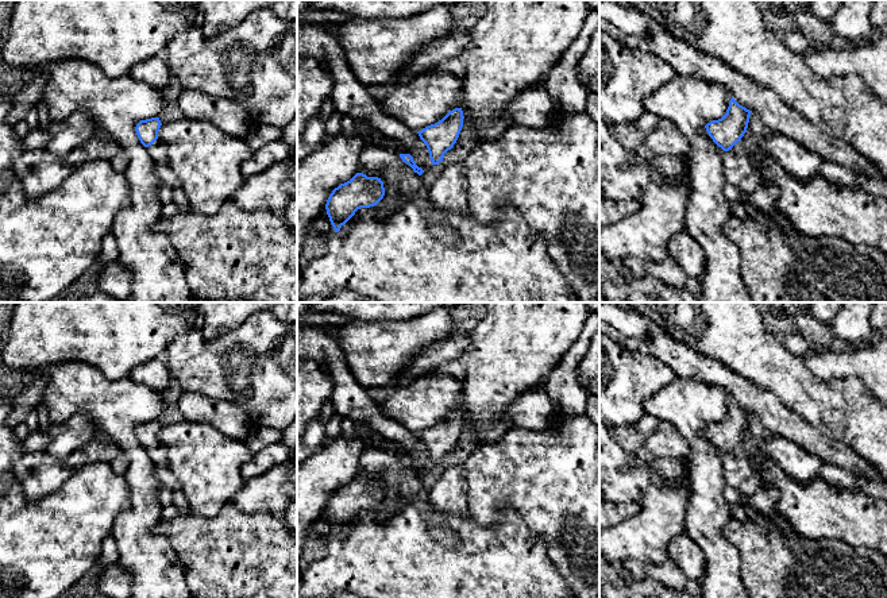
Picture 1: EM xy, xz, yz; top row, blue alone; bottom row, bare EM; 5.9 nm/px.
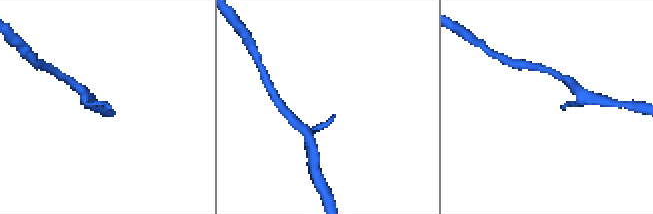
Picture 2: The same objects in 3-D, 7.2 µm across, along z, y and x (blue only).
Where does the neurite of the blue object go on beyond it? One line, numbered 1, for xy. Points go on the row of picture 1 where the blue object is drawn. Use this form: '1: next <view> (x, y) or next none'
1: next xy (158, 150)

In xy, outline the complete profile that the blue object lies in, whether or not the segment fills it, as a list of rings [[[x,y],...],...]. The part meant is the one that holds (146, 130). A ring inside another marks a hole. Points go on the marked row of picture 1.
[[[151,117],[140,120],[136,124],[135,131],[140,143],[147,148],[154,162],[161,165],[167,165],[167,147],[158,138],[158,131],[161,126],[162,123],[159,117]]]

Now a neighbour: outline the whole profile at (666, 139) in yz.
[[[660,119],[657,126],[647,134],[641,146],[629,153],[629,158],[637,165],[647,165],[653,158],[682,157],[689,154],[690,143],[684,134],[670,120]]]

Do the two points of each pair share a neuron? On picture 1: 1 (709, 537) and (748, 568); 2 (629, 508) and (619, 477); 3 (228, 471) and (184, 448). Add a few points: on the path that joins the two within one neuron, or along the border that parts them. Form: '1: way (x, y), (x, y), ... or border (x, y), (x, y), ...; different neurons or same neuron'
1: border (722, 536), (739, 551), (740, 578), (744, 583); different neurons
2: border (639, 500), (613, 504); different neurons
3: way (218, 471), (195, 451); same neuron

